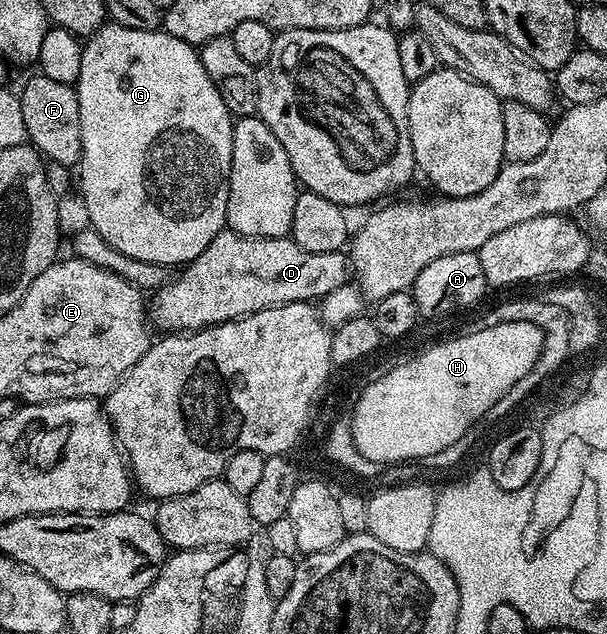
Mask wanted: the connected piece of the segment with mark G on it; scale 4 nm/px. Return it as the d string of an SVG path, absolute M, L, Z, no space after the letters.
M114 27L107 37L95 35L82 46L80 59L80 79L76 86L80 99L80 139L82 140L82 201L86 204L86 217L89 228L96 230L116 251L128 255L132 259L140 259L144 263L156 263L167 267L184 267L200 251L216 239L216 235L226 228L226 208L228 207L228 183L232 167L232 131L234 121L228 107L224 107L224 99L220 99L220 91L216 91L216 83L208 79L208 71L204 71L199 50L195 46L184 43L165 31L133 29L132 27Z

